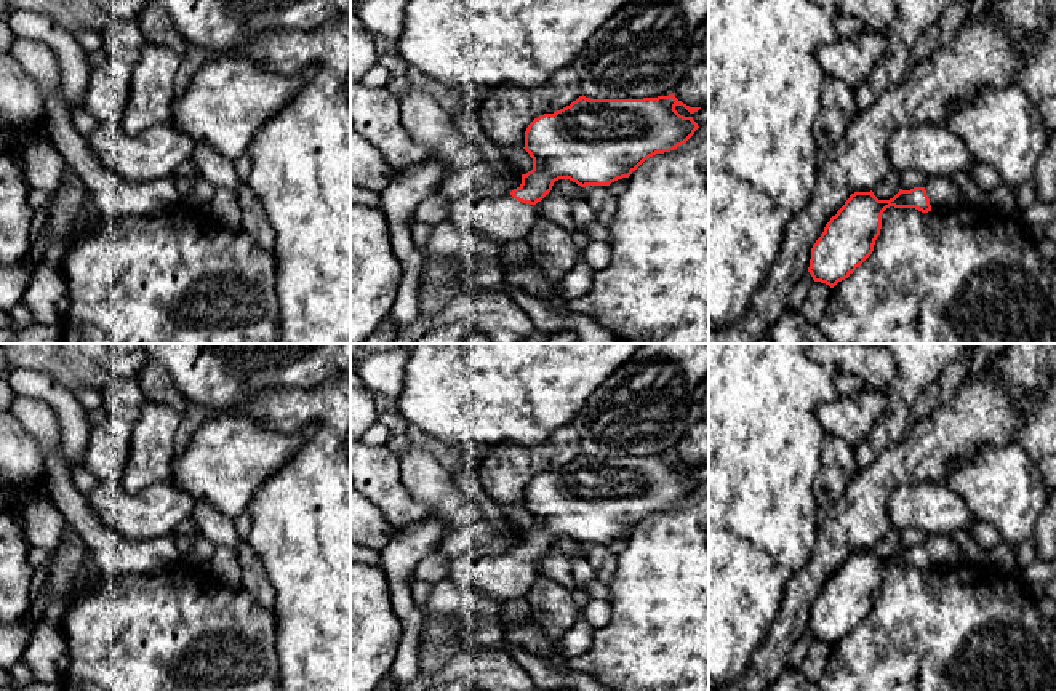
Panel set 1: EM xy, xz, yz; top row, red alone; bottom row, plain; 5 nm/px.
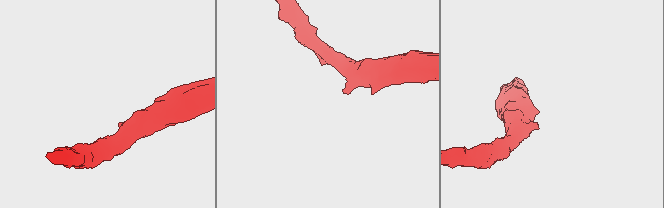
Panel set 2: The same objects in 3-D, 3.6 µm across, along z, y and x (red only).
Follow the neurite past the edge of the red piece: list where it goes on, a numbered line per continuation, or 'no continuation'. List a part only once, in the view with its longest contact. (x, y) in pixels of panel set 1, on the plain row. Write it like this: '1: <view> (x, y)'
1: xz (503, 578)

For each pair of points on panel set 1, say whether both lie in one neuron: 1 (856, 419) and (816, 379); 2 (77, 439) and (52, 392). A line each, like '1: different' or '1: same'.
1: different
2: same

